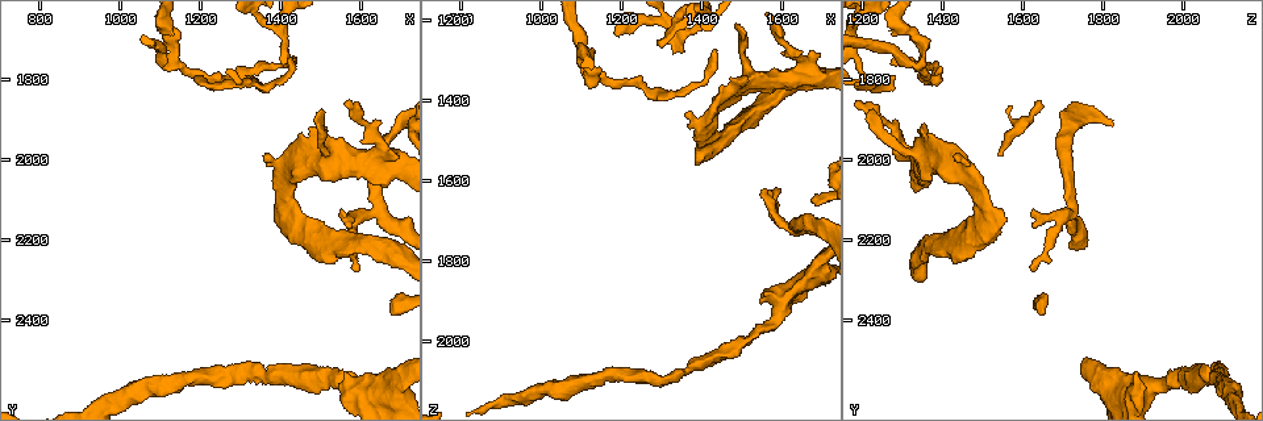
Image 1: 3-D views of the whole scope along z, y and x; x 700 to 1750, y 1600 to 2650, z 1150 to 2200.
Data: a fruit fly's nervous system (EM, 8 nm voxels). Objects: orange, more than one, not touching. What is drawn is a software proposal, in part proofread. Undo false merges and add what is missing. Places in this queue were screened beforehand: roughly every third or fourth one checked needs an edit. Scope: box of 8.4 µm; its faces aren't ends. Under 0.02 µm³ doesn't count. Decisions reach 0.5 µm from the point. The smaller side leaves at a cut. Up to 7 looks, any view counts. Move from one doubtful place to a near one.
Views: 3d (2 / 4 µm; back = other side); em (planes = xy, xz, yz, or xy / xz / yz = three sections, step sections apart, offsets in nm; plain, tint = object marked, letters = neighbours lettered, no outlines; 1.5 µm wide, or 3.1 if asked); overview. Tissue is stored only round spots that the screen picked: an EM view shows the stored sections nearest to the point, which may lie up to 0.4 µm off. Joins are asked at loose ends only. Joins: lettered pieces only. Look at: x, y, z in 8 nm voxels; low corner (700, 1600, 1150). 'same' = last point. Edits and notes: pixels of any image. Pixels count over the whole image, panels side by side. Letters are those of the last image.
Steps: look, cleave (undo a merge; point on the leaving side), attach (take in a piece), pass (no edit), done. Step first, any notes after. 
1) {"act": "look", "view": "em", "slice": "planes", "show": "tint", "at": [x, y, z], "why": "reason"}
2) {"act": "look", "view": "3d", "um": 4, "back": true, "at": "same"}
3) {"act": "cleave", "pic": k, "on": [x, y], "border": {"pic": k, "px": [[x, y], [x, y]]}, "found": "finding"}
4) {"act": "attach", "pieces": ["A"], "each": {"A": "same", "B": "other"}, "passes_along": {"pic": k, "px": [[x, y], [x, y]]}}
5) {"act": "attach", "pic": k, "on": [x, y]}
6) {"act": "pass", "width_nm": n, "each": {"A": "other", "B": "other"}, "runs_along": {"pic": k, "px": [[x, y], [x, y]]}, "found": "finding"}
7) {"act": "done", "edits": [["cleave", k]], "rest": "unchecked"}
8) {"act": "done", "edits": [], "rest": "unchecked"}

{"act": "look", "view": "3d", "um": 4, "at": [1595, 2270, 1640], "why": "free end"}

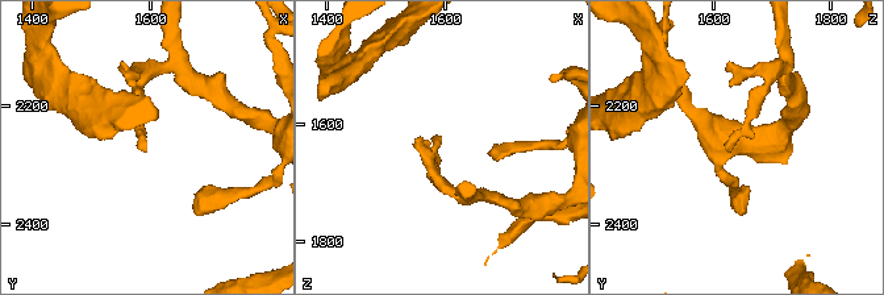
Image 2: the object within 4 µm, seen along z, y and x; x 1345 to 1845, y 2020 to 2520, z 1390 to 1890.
{"act": "look", "view": "em", "slice": "xy", "step": 4, "show": "tint", "at": [1585, 2275, 1630], "why": "now the EM"}

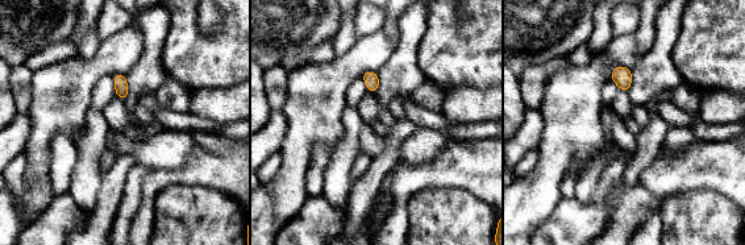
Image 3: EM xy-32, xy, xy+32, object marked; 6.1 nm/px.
{"act": "look", "view": "em", "slice": "planes", "show": "letters", "at": "same", "why": "another direction"}

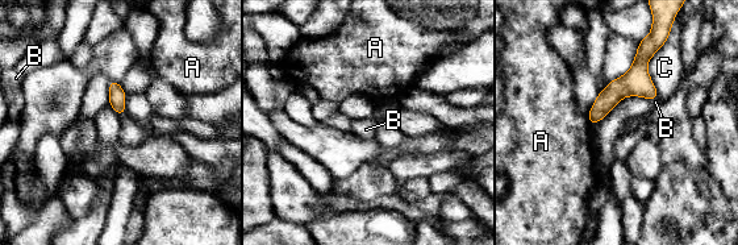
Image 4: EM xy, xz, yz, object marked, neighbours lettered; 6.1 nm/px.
{"act": "pass", "longest_contact_nm": ["C", 280], "each": {"A": "other", "B": "other", "C": "other"}, "runs_along": {"pic": 4, "px": [[643, 58], [638, 70], [592, 119]]}, "found": "none of them fits"}

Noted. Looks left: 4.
{"act": "look", "view": "em", "slice": "planes", "show": "tint", "at": [1355, 2535, 2080], "why": "a narrow waist"}

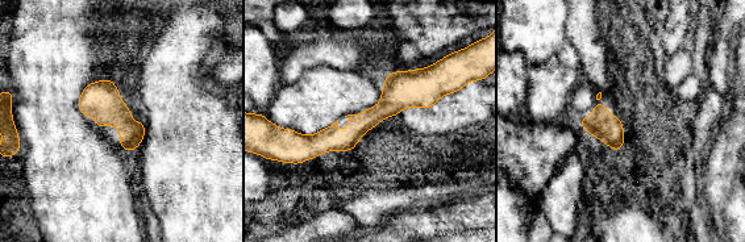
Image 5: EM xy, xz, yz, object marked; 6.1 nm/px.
{"act": "look", "view": "em", "slice": "planes", "show": "letters", "at": "same"}

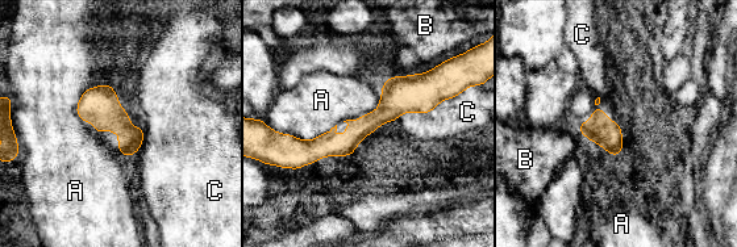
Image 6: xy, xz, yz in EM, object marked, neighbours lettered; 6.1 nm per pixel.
{"act": "pass", "longest_contact_nm": ["C", 400], "each": {"A": "other", "B": "other", "C": "other"}, "runs_along": {"pic": 6, "px": [[441, 95], [402, 95], [344, 145], [291, 139]]}, "found": "all the same cell"}

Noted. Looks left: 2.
{"act": "look", "view": "3d", "um": 4, "at": [1430, 1755, 1275], "why": "free end"}

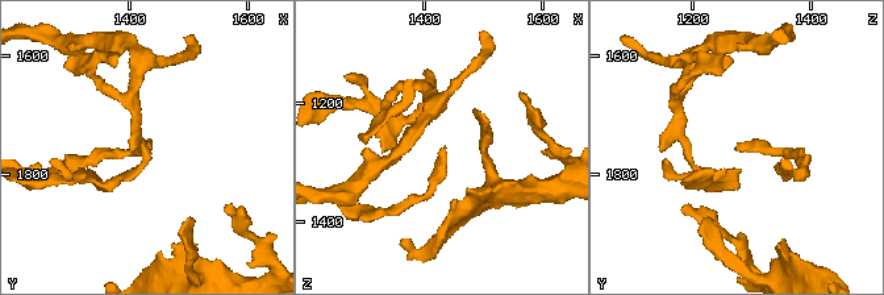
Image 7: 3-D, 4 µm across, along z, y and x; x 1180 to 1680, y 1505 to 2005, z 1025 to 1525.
{"act": "look", "view": "em", "slice": "planes", "show": "letters", "at": [1430, 1760, 1275], "why": "now the EM"}

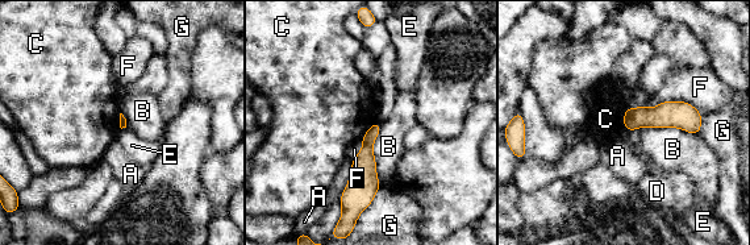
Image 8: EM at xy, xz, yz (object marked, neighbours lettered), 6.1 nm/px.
{"act": "pass", "longest_contact_nm": ["B", 400], "each": {"A": "other", "B": "other", "C": "other", "D": "other", "E": "other", "F": "other", "G": "other"}, "border": {"pic": 8, "px": [[626, 107], [624, 128]]}, "found": "none of them fits"}

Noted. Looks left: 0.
{"act": "done", "edits": [], "rest": "unchecked"}

